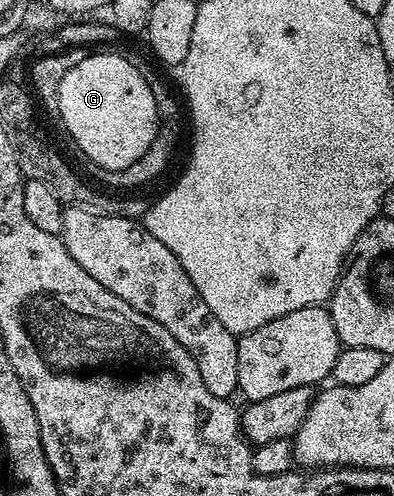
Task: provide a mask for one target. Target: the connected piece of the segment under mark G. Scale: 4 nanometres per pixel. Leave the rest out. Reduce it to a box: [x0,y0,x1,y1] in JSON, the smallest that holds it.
[59,53,161,170]

